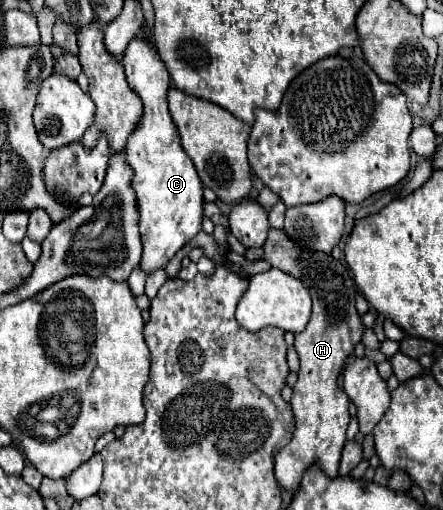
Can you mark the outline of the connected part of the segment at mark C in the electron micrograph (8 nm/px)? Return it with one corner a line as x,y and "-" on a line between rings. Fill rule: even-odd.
145,33
137,35
137,39
125,49
123,67
129,87
137,91
143,103
141,127
137,129
137,135
129,139
125,157
133,171
131,187
137,195
139,233
143,241
143,257
139,269
145,275
151,275
157,269
165,269
171,257
201,231
203,185
193,161
181,147
179,131
167,111
169,73

